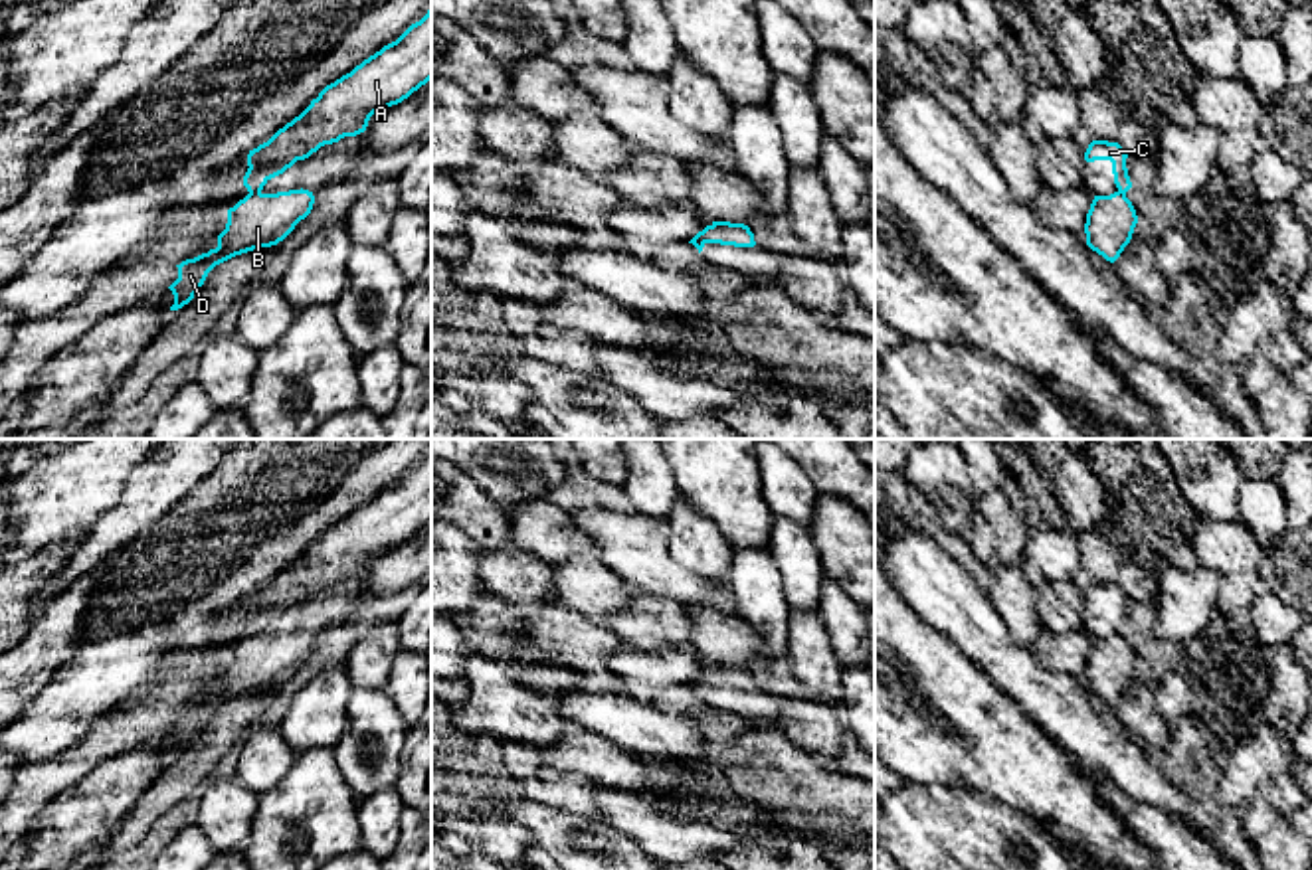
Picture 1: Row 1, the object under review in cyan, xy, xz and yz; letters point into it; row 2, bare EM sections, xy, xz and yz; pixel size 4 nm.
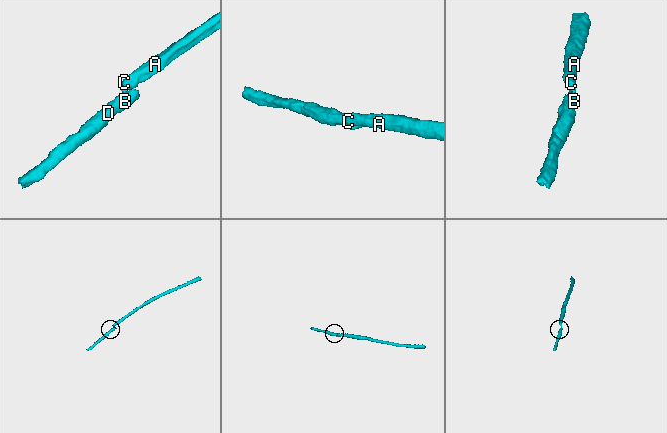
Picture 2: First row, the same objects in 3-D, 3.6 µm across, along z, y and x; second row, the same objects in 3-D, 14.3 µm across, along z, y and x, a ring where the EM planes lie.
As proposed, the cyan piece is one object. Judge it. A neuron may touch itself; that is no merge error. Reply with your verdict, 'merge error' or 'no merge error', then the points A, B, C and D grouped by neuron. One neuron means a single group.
merge error | A C / B D

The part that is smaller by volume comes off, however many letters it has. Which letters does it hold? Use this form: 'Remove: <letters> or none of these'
Remove: B, D

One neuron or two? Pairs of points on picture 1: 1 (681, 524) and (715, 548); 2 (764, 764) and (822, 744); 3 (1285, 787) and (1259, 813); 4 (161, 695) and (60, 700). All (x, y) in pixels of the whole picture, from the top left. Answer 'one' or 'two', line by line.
1: one
2: two
3: two
4: two

